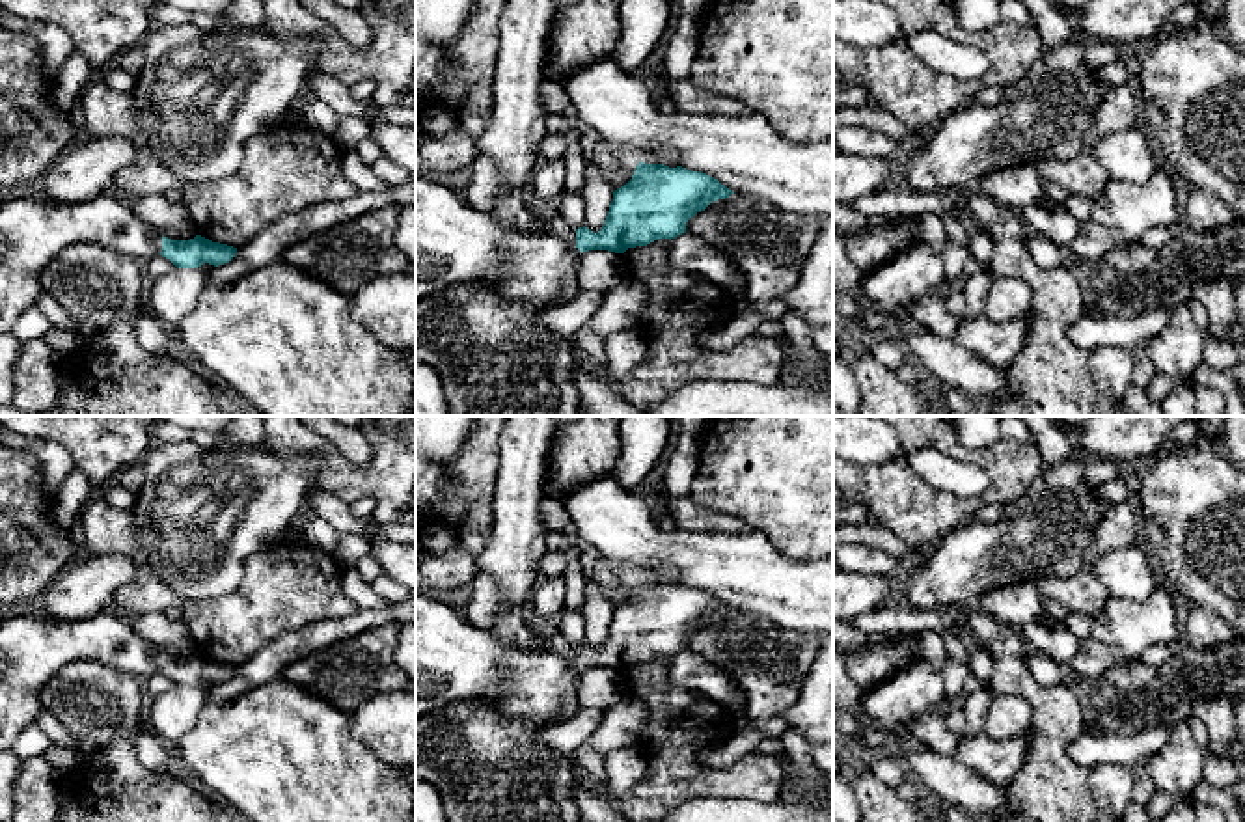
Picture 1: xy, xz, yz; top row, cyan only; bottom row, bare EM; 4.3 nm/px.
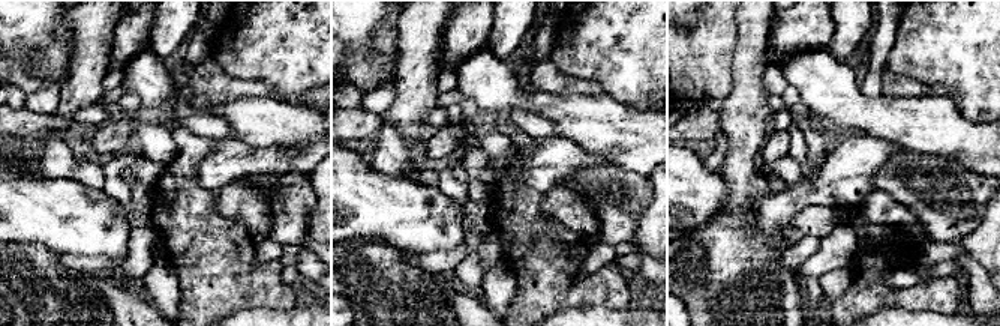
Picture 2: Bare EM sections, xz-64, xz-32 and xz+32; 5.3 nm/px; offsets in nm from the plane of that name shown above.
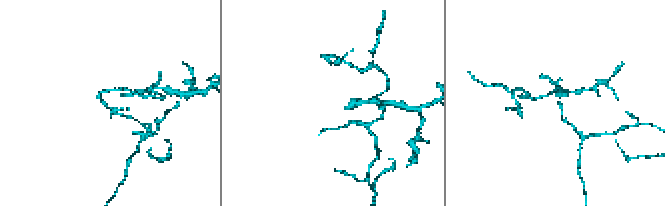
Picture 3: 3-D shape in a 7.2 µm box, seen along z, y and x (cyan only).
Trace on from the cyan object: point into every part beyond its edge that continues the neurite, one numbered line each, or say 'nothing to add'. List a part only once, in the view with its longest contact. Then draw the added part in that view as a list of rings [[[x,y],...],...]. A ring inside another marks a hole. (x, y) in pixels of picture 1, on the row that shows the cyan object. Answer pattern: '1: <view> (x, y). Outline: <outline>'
1: xy (34, 230). Outline: [[[37,192],[0,205],[0,332],[11,332],[17,319],[41,295],[43,268],[65,248],[80,242],[101,244],[142,263],[160,255],[162,231],[142,220],[125,198],[101,194],[82,203],[58,203]]]

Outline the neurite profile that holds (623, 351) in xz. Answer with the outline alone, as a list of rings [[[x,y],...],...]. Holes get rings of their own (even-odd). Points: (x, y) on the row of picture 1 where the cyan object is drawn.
[[[632,328],[622,334],[606,337],[606,371],[611,382],[624,380],[634,367],[645,358],[647,337],[643,328]]]

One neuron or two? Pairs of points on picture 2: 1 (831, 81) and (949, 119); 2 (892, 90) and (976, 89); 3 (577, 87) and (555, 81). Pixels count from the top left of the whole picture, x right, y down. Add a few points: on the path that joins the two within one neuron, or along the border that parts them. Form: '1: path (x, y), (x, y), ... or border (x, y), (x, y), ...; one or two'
1: path (861, 111), (868, 116), (889, 119), (919, 119); one
2: border (894, 72), (927, 86); two
3: path (571, 86), (561, 84); one

